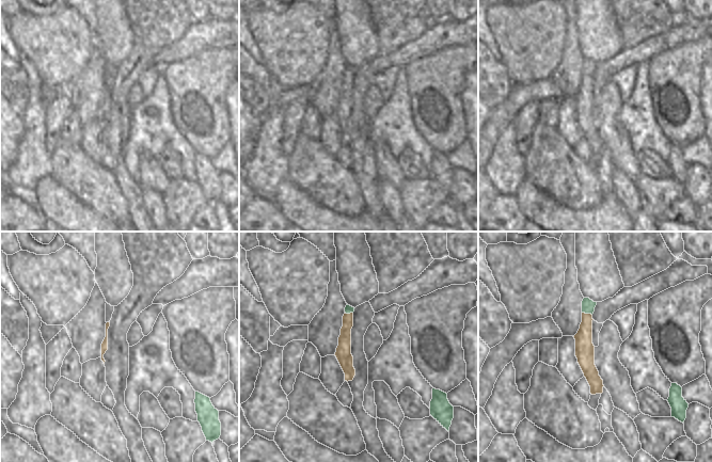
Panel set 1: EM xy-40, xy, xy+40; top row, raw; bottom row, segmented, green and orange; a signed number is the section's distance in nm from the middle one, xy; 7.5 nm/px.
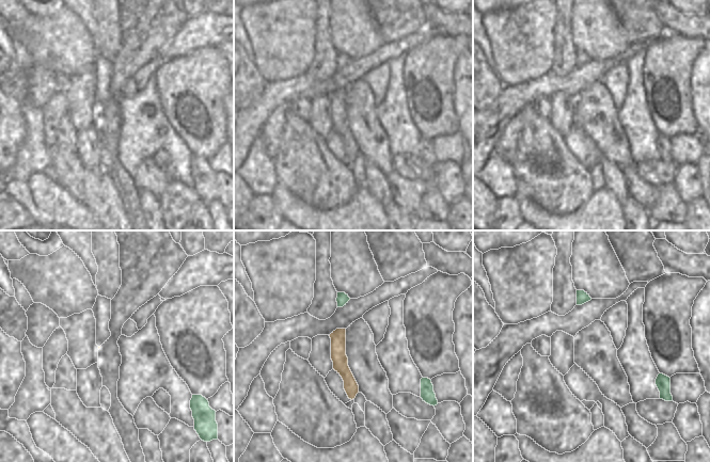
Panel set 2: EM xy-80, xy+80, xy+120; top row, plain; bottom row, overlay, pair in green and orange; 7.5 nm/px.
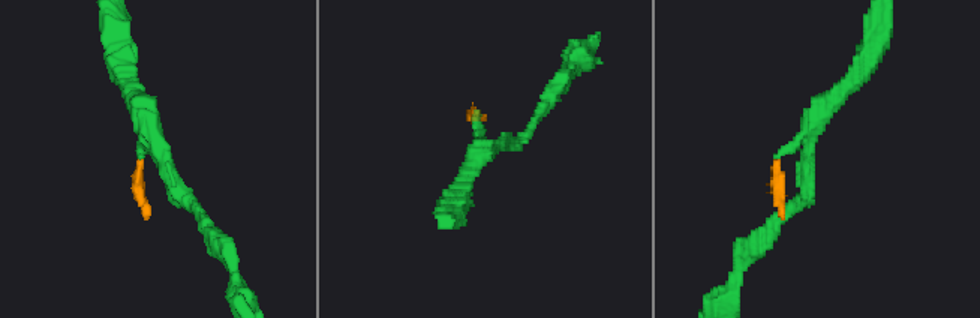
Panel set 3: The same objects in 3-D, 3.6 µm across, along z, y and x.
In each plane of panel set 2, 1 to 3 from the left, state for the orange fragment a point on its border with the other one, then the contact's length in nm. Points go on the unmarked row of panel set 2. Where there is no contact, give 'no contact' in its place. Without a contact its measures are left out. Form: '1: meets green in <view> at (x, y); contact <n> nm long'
1: no contact
2: no contact
3: no contact

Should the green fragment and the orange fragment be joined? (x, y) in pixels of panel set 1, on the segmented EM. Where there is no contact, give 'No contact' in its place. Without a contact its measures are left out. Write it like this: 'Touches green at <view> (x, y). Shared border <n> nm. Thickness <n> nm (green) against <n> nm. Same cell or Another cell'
Touches green at xy+40 (587, 313). Shared border 80 nm. Thickness 100 nm (green) against 140 nm. Another cell.

